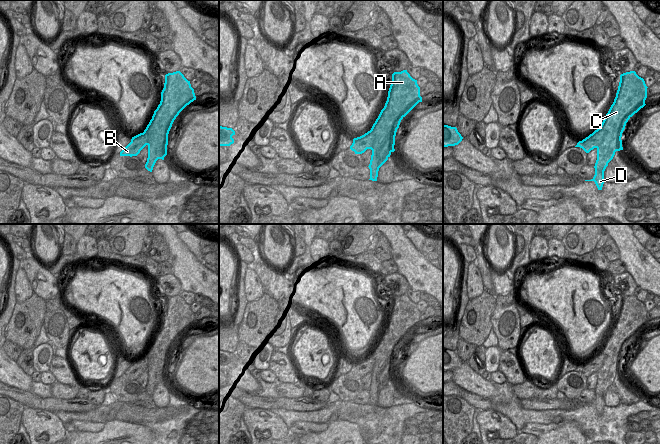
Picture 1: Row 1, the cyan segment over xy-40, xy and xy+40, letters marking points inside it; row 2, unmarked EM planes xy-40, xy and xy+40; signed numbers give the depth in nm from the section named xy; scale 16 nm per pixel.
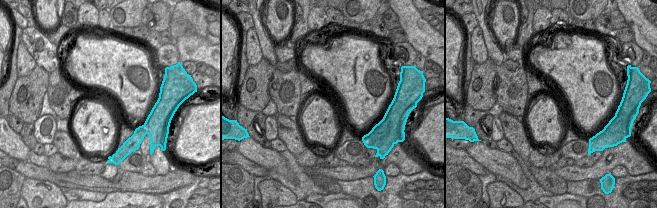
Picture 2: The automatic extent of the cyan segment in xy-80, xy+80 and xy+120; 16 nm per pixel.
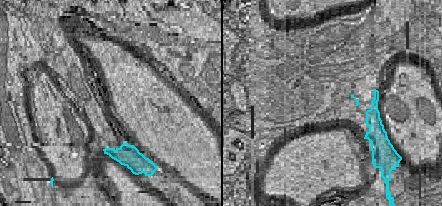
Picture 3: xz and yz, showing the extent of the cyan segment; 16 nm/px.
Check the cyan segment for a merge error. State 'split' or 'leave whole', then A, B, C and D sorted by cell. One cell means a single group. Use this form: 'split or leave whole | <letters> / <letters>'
split | A C D / B

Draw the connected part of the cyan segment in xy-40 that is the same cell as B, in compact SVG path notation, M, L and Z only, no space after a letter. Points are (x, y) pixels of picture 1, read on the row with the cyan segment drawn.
M148 132L132 137L131 142L120 152L120 156L137 156L148 145Z

